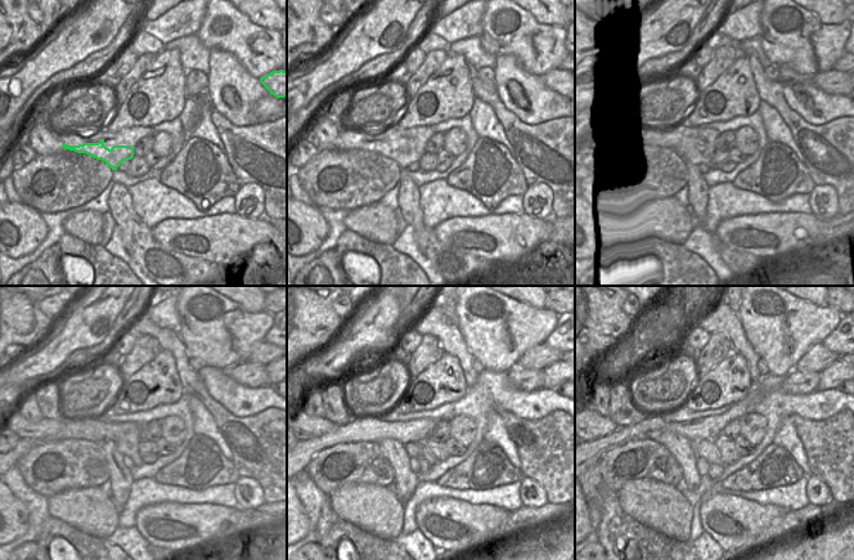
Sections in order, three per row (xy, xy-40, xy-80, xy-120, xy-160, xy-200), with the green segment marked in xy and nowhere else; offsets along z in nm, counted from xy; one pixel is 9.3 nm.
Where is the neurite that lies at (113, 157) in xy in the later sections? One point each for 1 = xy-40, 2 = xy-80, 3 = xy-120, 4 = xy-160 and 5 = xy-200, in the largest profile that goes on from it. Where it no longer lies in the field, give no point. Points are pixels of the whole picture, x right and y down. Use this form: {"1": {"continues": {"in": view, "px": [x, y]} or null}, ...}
{"1": {"continues": {"in": "xy-40", "px": [405, 155]}}, "2": {"continues": {"in": "xy-80", "px": [697, 155]}}, "3": {"continues": {"in": "xy-120", "px": [86, 428]}}, "4": {"continues": {"in": "xy-160", "px": [413, 435]}}, "5": {"continues": {"in": "xy-200", "px": [709, 428]}}}

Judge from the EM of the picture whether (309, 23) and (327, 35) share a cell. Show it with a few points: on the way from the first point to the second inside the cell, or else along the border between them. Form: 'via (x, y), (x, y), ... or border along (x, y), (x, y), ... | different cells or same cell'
via (313, 25), (323, 34) | same cell

